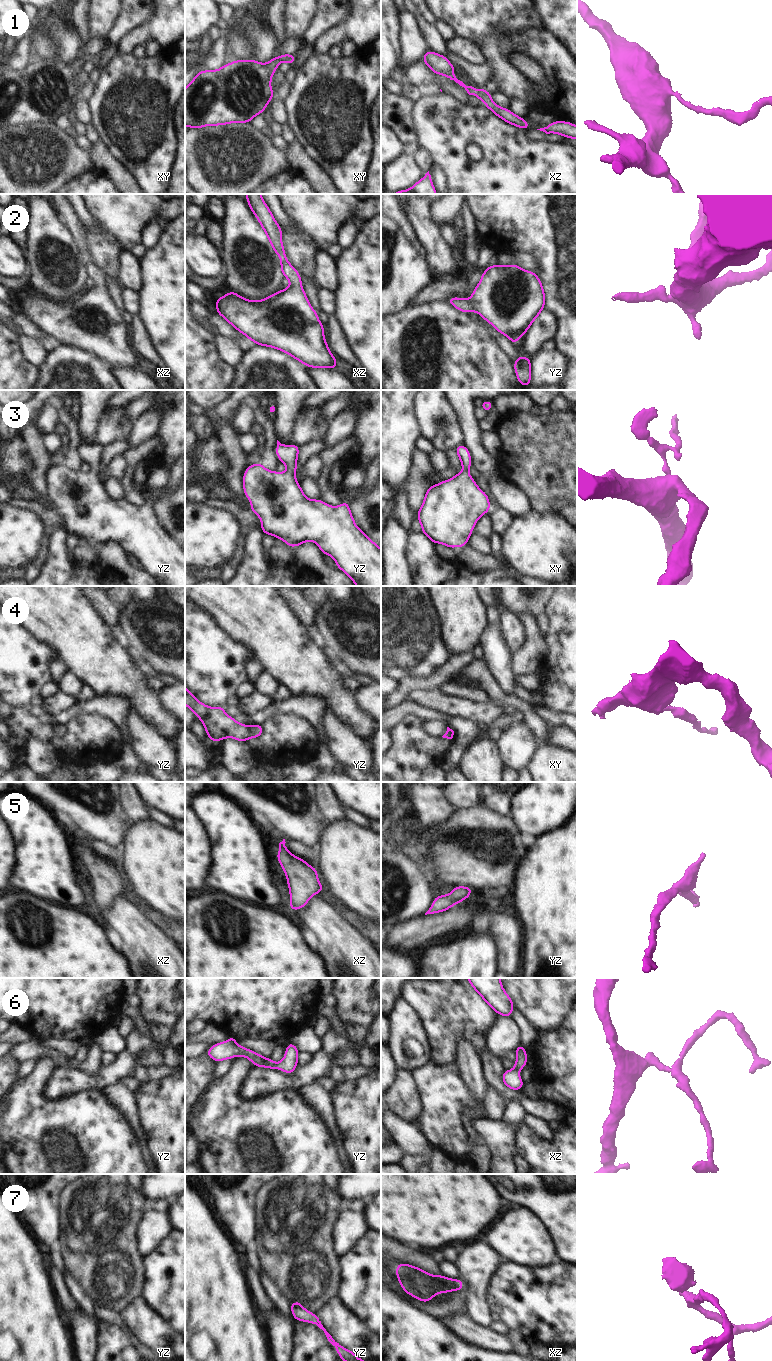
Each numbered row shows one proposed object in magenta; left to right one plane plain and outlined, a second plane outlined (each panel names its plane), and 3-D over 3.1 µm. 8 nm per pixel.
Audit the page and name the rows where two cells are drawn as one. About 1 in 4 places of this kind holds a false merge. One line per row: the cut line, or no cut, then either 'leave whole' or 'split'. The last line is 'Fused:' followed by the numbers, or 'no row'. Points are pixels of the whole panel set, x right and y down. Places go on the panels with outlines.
1: no cut; leave whole
2: no cut; leave whole
3: no cut; leave whole
4: cut in yz along (248, 727), (251, 736); split
5: no cut; leave whole
6: no cut; leave whole
7: cut in xz along (453, 1280), (456, 1289); split
Fused: 4, 7

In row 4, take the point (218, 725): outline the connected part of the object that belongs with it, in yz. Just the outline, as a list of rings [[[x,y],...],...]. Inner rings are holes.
[[[186,686],[185,705],[193,711],[195,717],[201,719],[207,737],[213,742],[225,738],[235,738],[239,742],[245,742],[251,738],[251,731],[247,724],[239,723],[228,716],[222,706],[209,707],[198,701]]]

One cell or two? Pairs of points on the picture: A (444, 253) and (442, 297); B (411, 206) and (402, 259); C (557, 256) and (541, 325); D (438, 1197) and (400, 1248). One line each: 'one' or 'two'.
A: two
B: two
C: two
D: two

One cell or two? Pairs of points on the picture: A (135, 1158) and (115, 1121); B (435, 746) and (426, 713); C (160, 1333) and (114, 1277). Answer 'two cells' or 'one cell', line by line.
A: one cell
B: two cells
C: two cells

